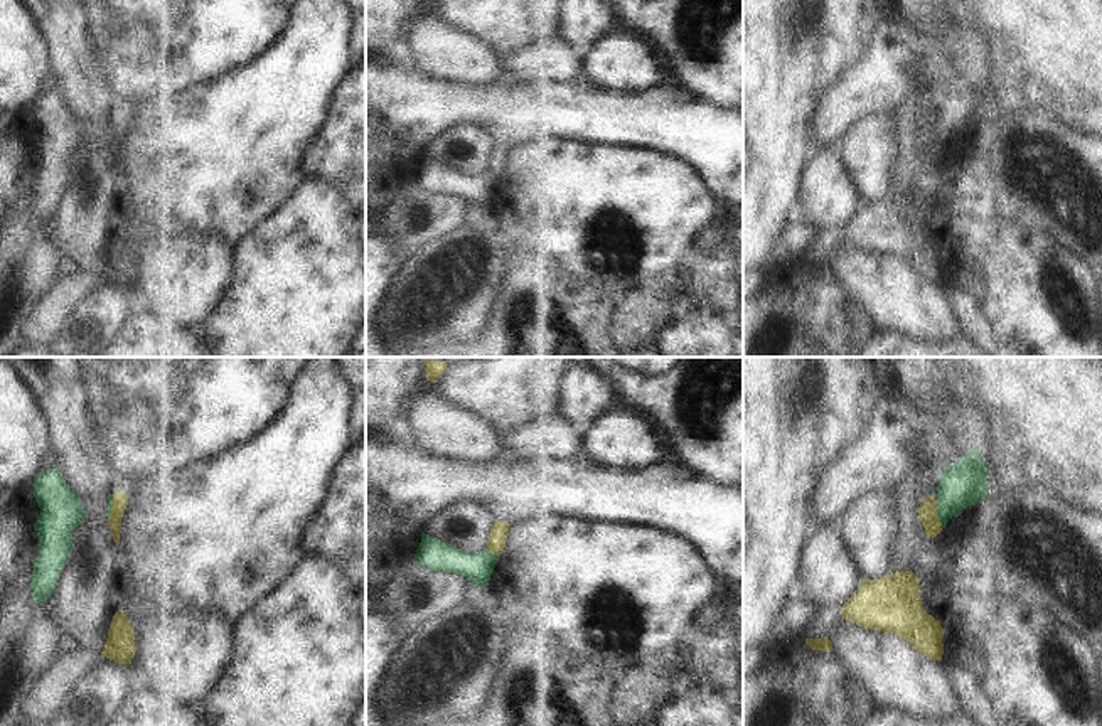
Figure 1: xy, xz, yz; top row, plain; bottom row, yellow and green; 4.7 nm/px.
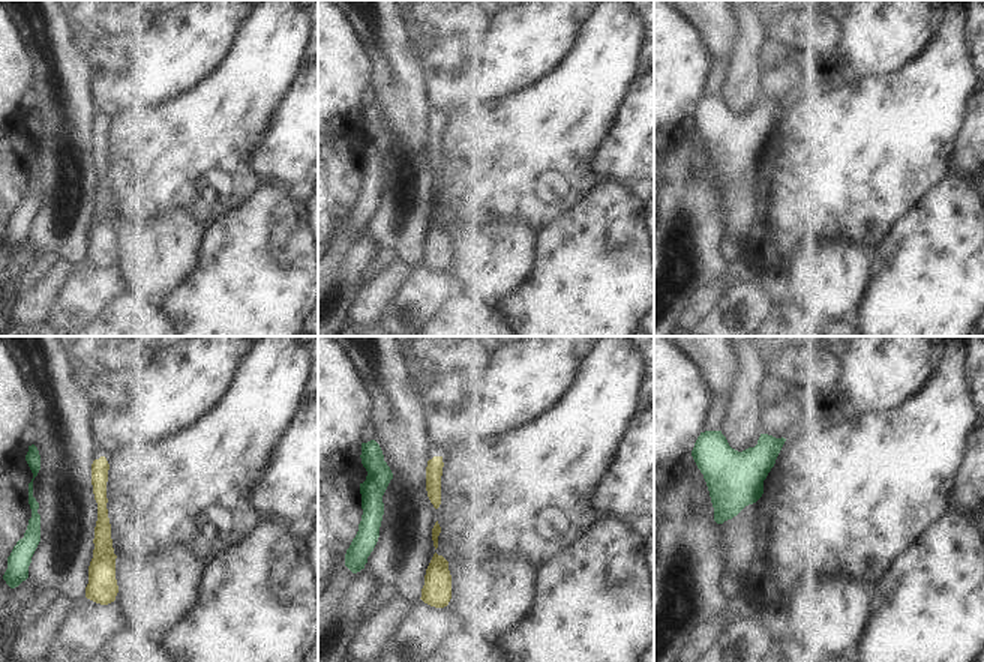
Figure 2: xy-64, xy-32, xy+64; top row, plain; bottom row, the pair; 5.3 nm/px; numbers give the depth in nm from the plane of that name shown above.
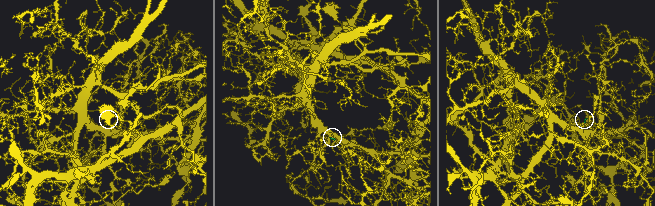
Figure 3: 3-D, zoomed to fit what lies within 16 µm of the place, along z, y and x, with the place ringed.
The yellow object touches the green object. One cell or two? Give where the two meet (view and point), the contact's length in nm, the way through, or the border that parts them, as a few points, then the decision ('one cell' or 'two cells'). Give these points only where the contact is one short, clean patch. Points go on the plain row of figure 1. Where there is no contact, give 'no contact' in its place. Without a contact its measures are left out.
contact yz (936, 133); length 160 nm; border yz (934, 118), (937, 140), (942, 149); two cells

